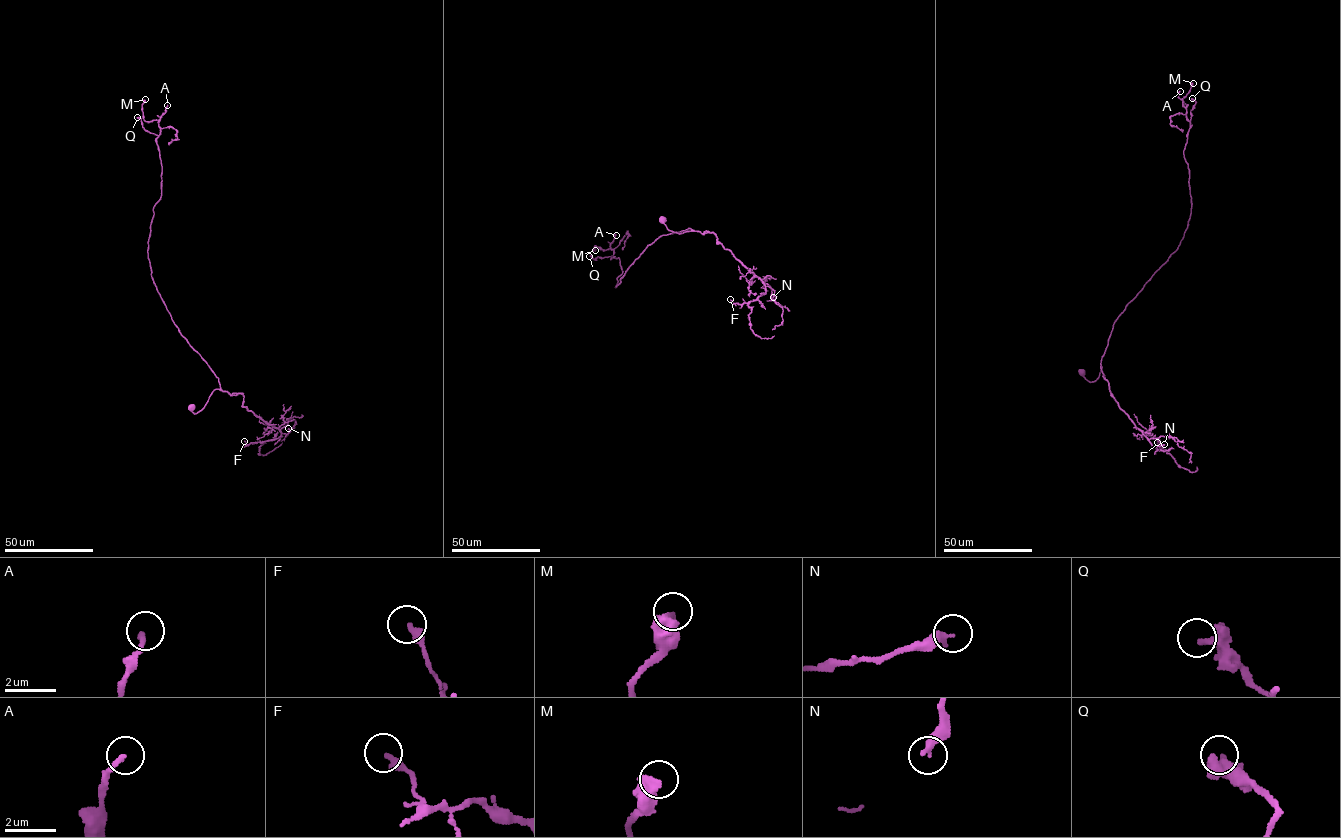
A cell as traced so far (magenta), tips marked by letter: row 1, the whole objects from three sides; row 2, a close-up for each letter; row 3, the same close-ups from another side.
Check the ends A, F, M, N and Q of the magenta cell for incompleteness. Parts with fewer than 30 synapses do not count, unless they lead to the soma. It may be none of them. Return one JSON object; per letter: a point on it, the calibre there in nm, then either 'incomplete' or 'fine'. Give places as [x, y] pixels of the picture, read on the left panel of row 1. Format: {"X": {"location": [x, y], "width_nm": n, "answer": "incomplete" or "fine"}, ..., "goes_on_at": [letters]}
{"A": {"location": [167, 105], "width_nm": 190, "answer": "fine"}, "F": {"location": [244, 441], "width_nm": 340, "answer": "fine"}, "M": {"location": [145, 99], "width_nm": 600, "answer": "fine"}, "N": {"location": [288, 428], "width_nm": 320, "answer": "fine"}, "Q": {"location": [137, 117], "width_nm": 360, "answer": "fine"}, "goes_on_at": []}

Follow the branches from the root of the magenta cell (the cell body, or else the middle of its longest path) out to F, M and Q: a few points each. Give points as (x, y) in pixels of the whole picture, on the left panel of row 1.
F: (192, 408), (194, 413), (201, 410), (216, 389), (241, 393), (243, 406), (281, 435), (246, 445), (244, 441)
M: (192, 408), (201, 410), (220, 384), (151, 275), (162, 166), (158, 121), (144, 120), (145, 99)
Q: (192, 408), (201, 410), (220, 384), (174, 322), (151, 275), (148, 239), (162, 166), (158, 136), (137, 117)

